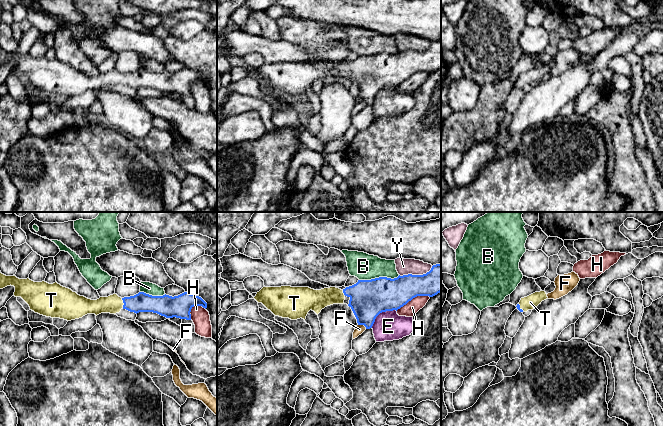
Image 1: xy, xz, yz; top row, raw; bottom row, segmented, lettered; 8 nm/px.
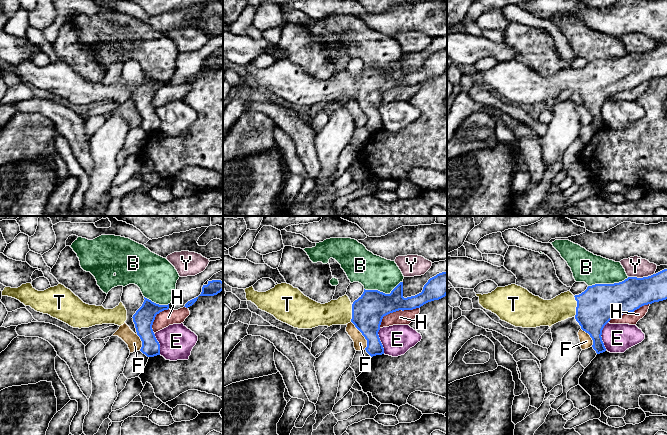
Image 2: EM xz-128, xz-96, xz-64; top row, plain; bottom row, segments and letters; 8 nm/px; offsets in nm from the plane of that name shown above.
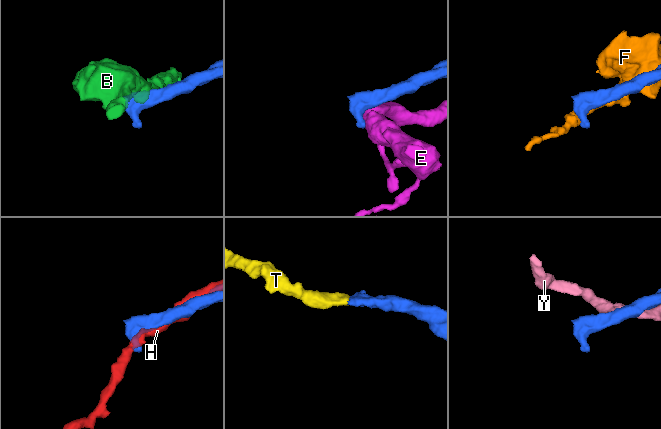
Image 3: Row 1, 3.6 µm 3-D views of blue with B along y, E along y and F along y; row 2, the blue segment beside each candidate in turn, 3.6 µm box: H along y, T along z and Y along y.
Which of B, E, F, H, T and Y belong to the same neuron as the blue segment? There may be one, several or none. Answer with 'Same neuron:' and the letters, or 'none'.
Same neuron: T

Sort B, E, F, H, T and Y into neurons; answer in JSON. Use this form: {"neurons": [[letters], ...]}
{"neurons": [["B"], ["E"], ["F"], ["H"], ["T"], ["Y"]]}

